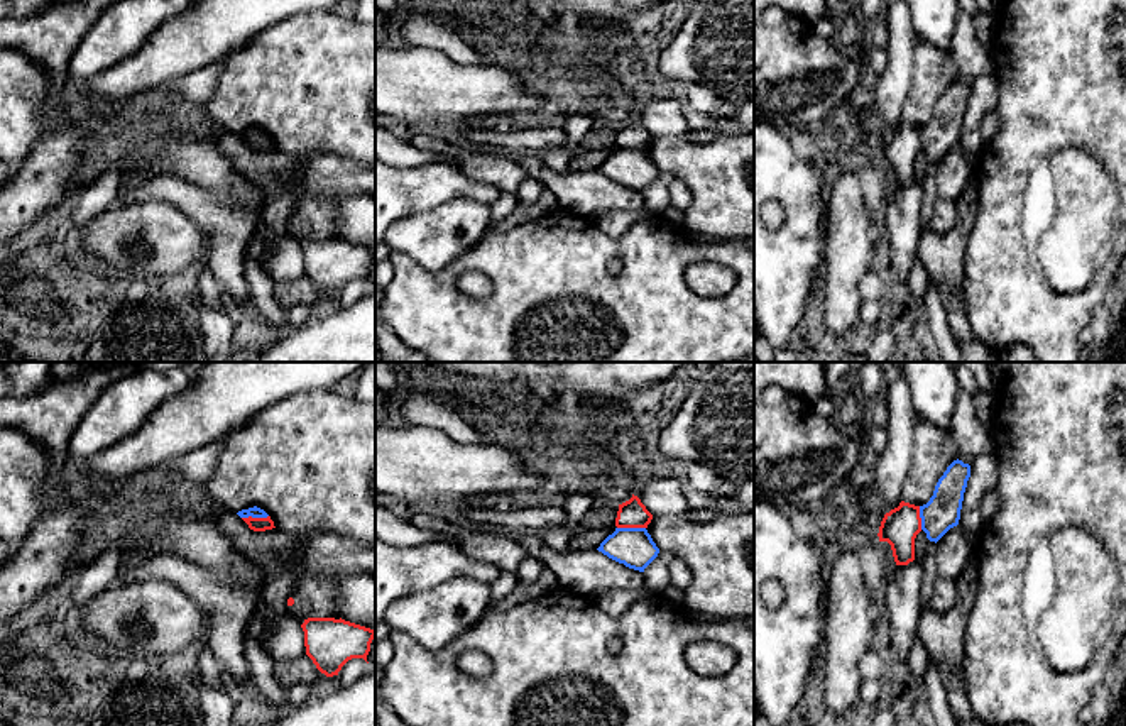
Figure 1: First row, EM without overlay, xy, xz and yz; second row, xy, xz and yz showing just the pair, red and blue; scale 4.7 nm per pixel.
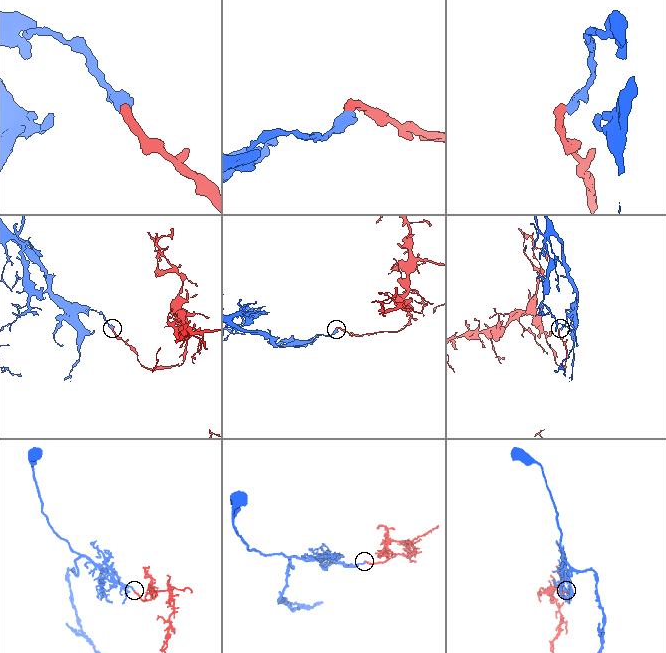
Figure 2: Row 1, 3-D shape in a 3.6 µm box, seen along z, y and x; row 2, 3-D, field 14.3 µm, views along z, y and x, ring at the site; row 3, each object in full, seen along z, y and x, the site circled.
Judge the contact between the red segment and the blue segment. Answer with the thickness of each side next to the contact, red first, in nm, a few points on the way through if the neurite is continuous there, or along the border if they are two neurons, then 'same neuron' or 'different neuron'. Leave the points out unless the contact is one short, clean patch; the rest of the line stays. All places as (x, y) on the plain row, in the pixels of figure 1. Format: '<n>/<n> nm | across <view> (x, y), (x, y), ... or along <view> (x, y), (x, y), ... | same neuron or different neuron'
140/190 nm | along xz (617, 148), (644, 149) | different neuron

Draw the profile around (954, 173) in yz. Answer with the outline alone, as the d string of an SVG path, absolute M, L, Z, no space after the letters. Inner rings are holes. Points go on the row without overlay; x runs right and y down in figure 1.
M959 146L937 162L935 183L940 198L957 201L974 178L976 168L967 162Z

